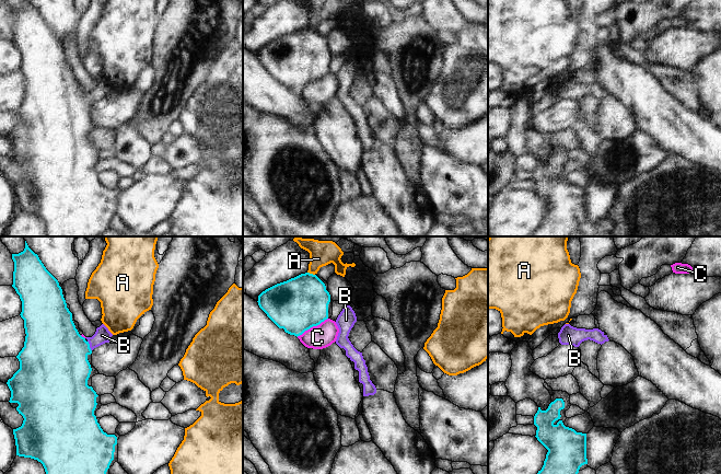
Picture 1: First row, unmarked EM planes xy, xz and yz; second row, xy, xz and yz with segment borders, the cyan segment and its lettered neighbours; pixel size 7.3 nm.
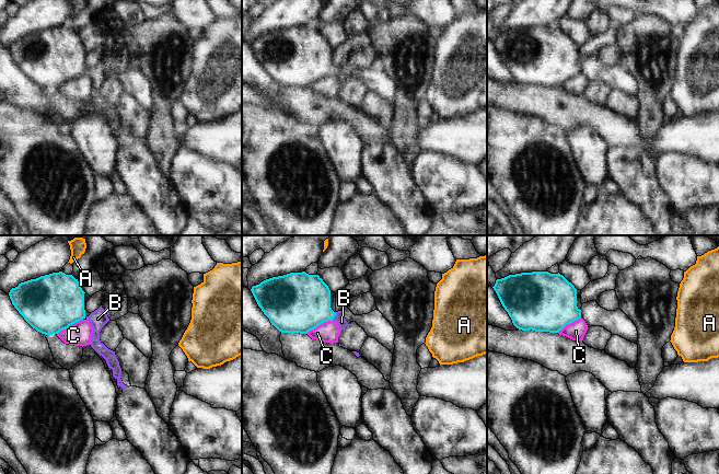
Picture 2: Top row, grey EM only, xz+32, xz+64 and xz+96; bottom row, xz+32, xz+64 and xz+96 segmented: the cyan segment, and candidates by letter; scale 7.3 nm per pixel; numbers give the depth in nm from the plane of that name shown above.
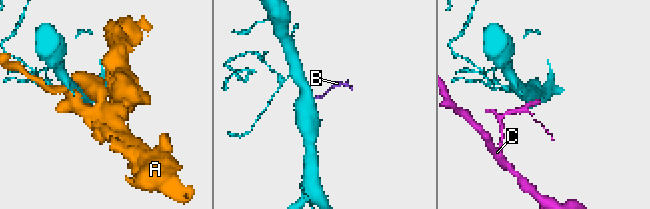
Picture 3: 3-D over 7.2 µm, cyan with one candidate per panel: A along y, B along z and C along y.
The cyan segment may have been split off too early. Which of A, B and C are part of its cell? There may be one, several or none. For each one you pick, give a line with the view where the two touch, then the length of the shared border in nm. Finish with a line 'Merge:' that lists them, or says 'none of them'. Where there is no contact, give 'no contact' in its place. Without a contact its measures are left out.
B: meets cyan in xy; contact 80 nm long
Merge: B

